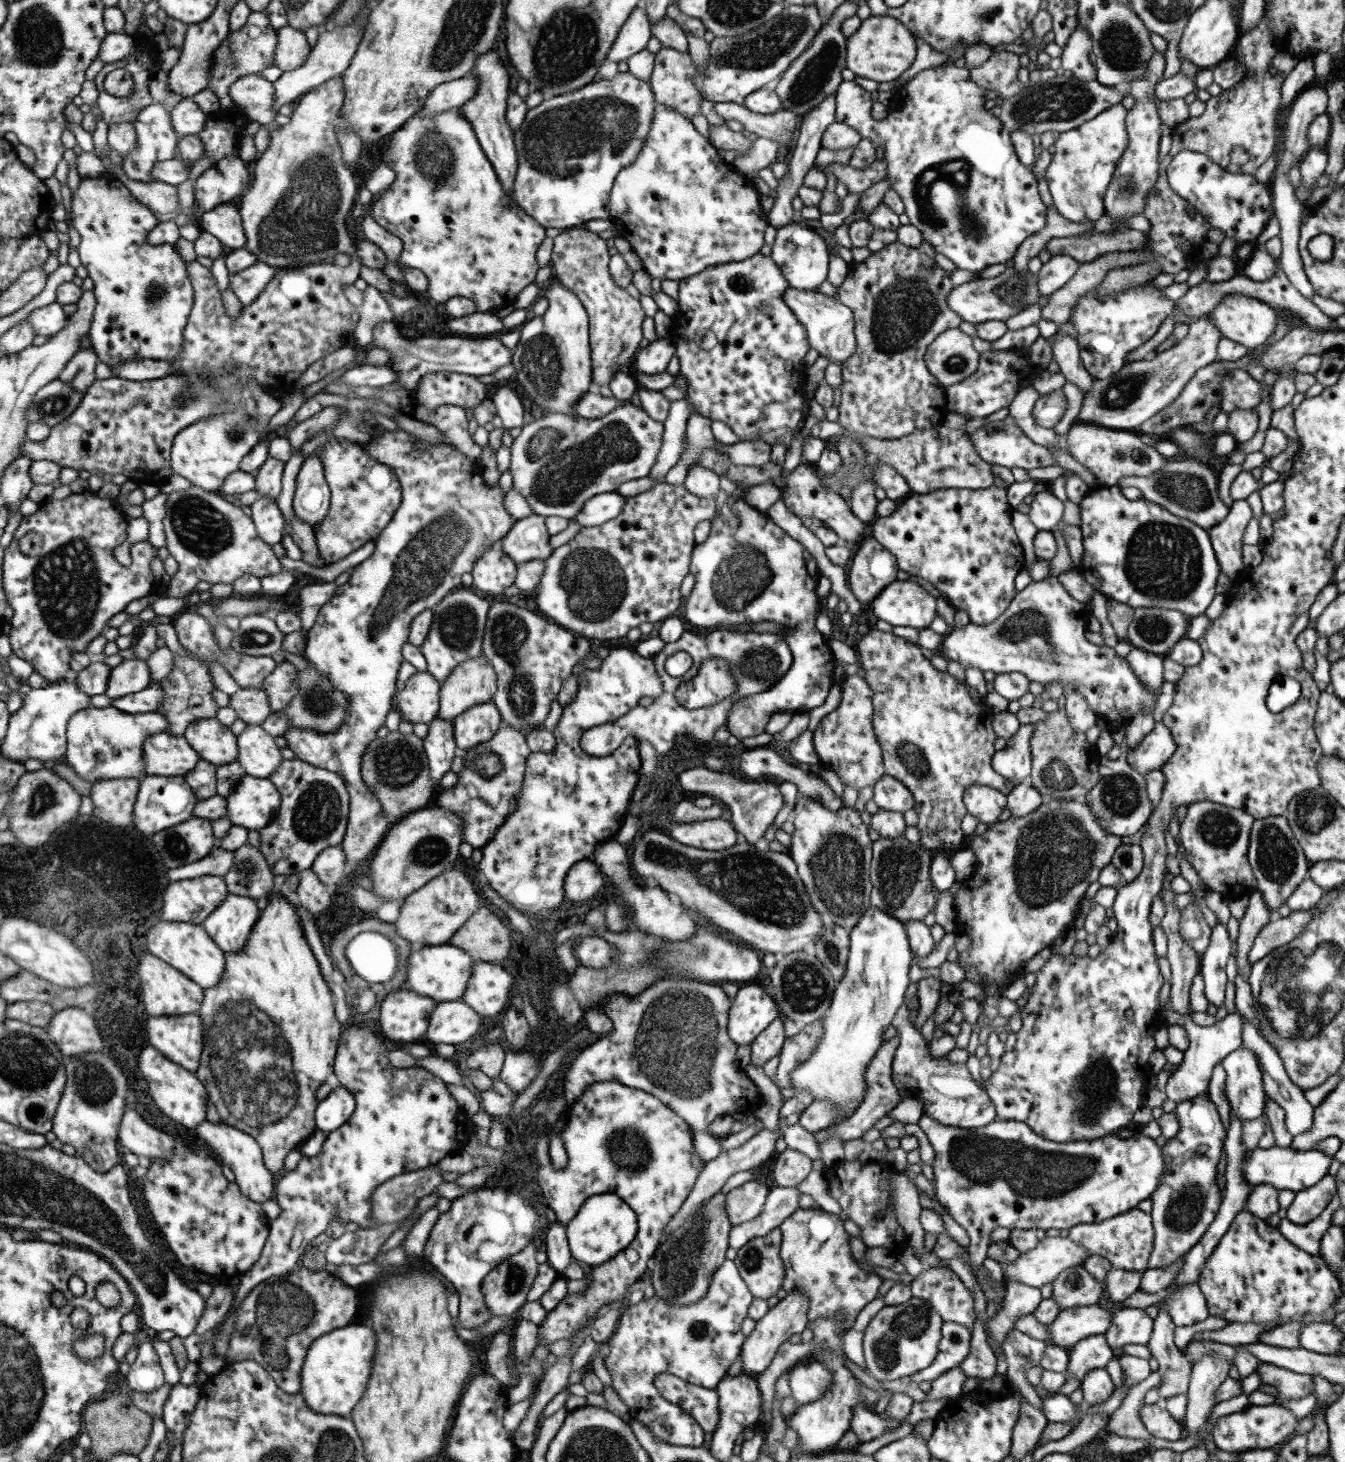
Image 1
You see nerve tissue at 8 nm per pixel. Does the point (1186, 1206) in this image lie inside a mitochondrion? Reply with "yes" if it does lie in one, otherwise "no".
yes

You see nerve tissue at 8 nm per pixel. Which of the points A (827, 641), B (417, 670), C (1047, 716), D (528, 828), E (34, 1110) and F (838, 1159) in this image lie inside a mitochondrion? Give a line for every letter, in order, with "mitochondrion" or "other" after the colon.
A: other
B: other
C: other
D: mitochondrion
E: mitochondrion
F: other

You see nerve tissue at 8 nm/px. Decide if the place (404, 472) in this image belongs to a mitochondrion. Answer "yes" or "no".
no

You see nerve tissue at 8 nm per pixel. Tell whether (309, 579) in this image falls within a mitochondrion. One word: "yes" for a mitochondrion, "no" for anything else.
no

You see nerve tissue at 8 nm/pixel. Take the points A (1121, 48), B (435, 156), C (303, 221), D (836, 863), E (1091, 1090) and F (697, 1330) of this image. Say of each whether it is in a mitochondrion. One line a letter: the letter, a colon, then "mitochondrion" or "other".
A: mitochondrion
B: mitochondrion
C: mitochondrion
D: mitochondrion
E: mitochondrion
F: mitochondrion

